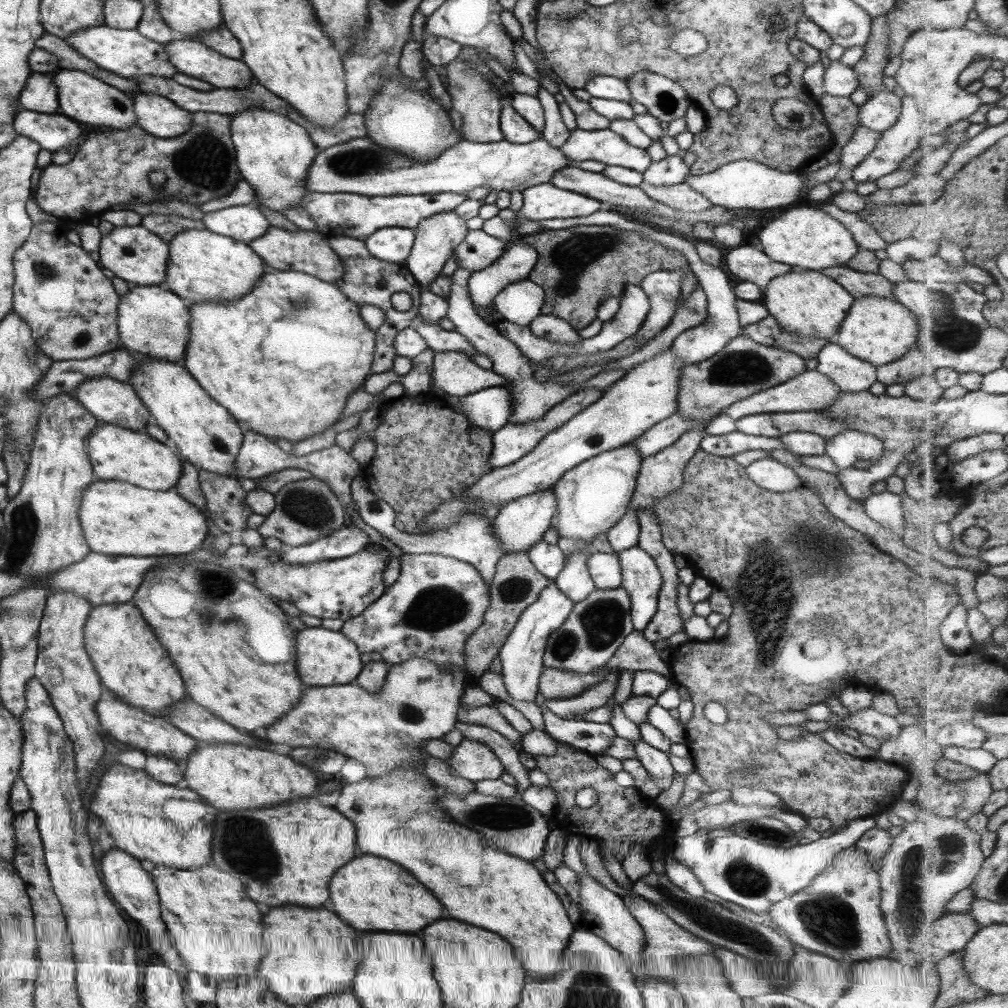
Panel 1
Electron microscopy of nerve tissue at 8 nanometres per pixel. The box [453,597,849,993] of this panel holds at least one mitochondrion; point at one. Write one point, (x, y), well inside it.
(706, 918)

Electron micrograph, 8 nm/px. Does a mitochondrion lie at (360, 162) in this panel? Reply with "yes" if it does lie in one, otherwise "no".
yes

